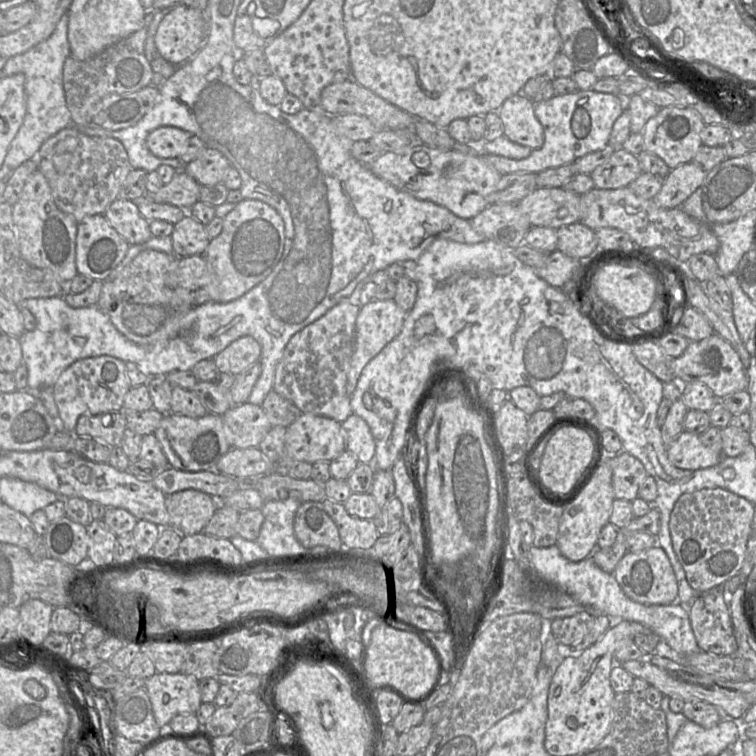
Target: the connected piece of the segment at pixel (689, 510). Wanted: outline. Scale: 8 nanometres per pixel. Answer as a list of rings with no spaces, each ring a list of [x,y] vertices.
[[[722,488],[686,493],[676,501],[669,522],[672,546],[688,584],[696,593],[721,587],[739,573],[745,560],[753,516],[752,503]]]

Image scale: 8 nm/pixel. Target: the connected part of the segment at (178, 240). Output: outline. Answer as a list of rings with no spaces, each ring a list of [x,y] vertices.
[[[190,214],[174,224],[171,234],[173,254],[178,257],[203,255],[209,245],[210,238],[205,225]]]

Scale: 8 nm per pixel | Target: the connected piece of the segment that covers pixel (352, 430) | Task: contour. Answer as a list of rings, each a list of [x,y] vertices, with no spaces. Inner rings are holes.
[[[352,413],[341,423],[345,436],[346,450],[357,458],[359,463],[373,464],[375,456],[375,440],[367,422]]]

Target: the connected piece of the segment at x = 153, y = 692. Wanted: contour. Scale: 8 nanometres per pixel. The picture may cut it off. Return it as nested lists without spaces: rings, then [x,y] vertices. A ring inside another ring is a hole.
[[[158,673],[145,680],[145,691],[151,702],[157,724],[162,728],[160,733],[172,732],[167,726],[176,715],[196,714],[201,702],[198,679],[184,673]]]

